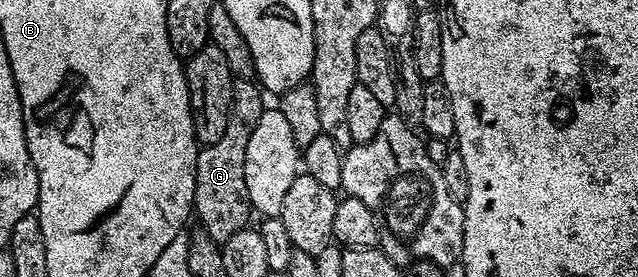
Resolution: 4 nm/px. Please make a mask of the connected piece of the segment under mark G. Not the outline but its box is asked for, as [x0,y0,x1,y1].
[193,81,264,244]

